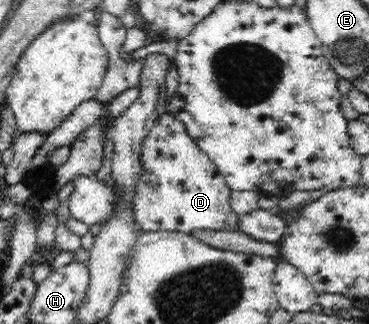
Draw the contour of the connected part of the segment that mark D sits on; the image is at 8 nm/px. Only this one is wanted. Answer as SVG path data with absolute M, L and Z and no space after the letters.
M160 111L155 127L151 128L139 146L139 155L142 170L134 183L130 199L134 224L139 234L165 230L193 236L197 231L239 231L239 215L231 206L232 189L213 160L199 148L199 144L187 132L185 124L175 114Z

